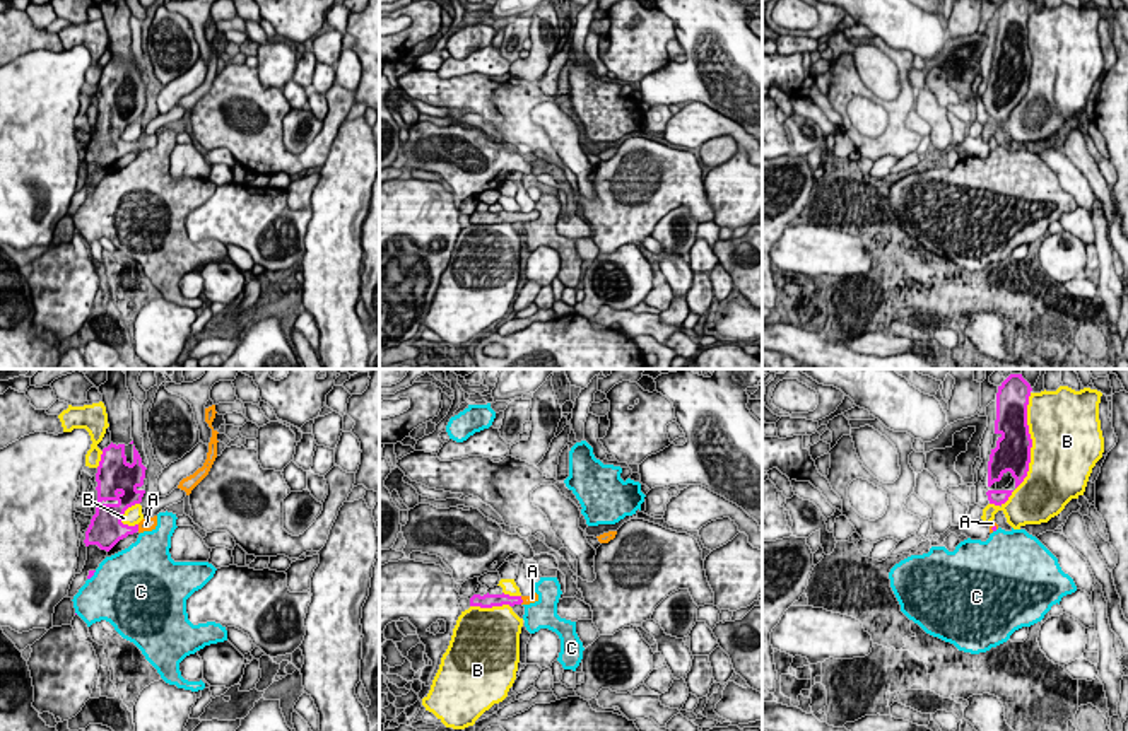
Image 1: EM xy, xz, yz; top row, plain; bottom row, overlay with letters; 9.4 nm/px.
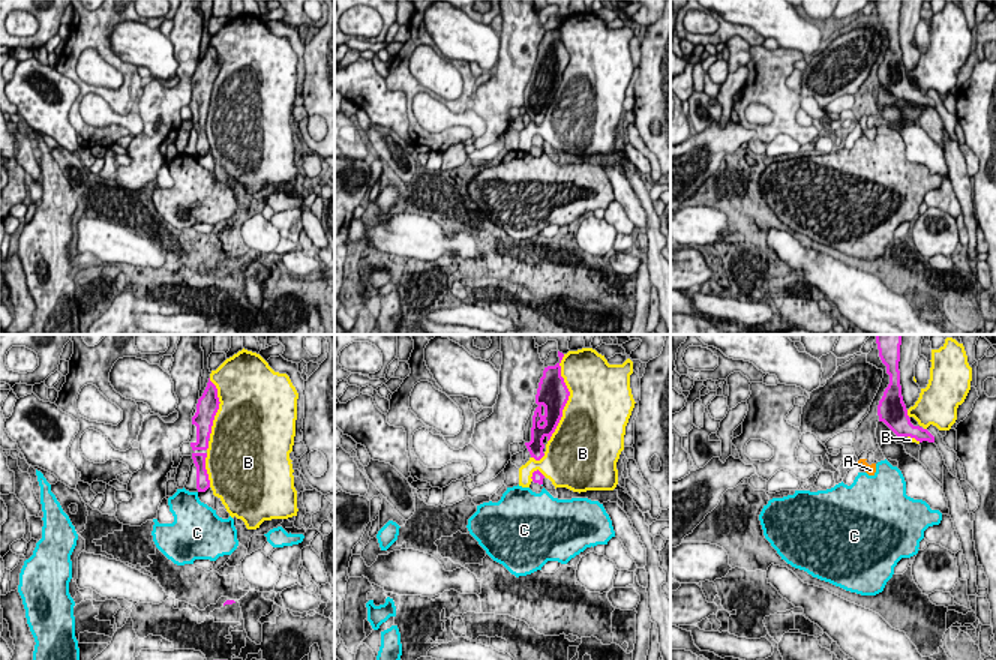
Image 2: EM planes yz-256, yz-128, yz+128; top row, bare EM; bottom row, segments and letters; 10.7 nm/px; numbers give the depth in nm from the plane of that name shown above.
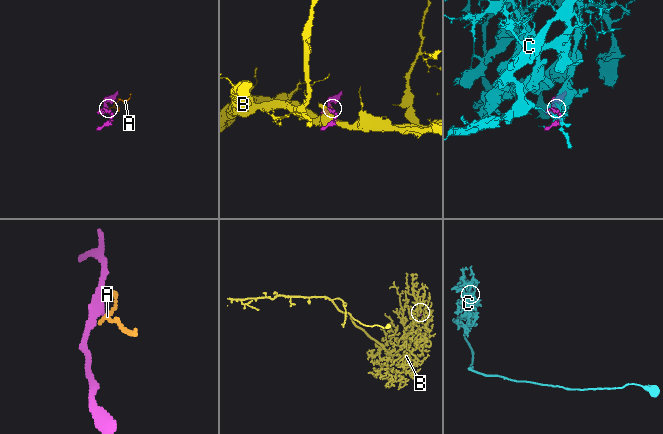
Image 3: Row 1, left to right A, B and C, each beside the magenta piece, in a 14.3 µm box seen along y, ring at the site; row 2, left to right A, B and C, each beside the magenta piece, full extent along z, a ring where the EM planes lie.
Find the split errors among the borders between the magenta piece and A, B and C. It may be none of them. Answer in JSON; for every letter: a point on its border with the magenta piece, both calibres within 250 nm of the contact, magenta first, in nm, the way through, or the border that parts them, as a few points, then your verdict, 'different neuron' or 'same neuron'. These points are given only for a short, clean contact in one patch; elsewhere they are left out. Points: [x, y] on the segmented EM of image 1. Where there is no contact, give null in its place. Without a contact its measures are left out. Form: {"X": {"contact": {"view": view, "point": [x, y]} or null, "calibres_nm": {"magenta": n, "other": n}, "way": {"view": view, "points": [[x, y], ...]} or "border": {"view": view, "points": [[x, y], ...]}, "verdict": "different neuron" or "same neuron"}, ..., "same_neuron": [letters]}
{"A": {"contact": {"view": "xy", "point": [137, 528]}, "calibres_nm": {"magenta": 240, "other": 130}, "way": {"view": "xy", "points": [[111, 530], [137, 528], [146, 525]]}, "verdict": "same neuron"}, "B": {"contact": {"view": "yz", "point": [1029, 455]}, "calibres_nm": {"magenta": 340, "other": 480}, "verdict": "different neuron"}, "C": {"contact": {"view": "xy", "point": [91, 576]}, "calibres_nm": {"magenta": 60, "other": 500}, "verdict": "different neuron"}, "same_neuron": ["A"]}

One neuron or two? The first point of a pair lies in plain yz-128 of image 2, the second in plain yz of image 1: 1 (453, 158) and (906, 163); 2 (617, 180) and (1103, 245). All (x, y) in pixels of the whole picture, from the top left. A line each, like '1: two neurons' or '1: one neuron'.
1: one neuron
2: two neurons

